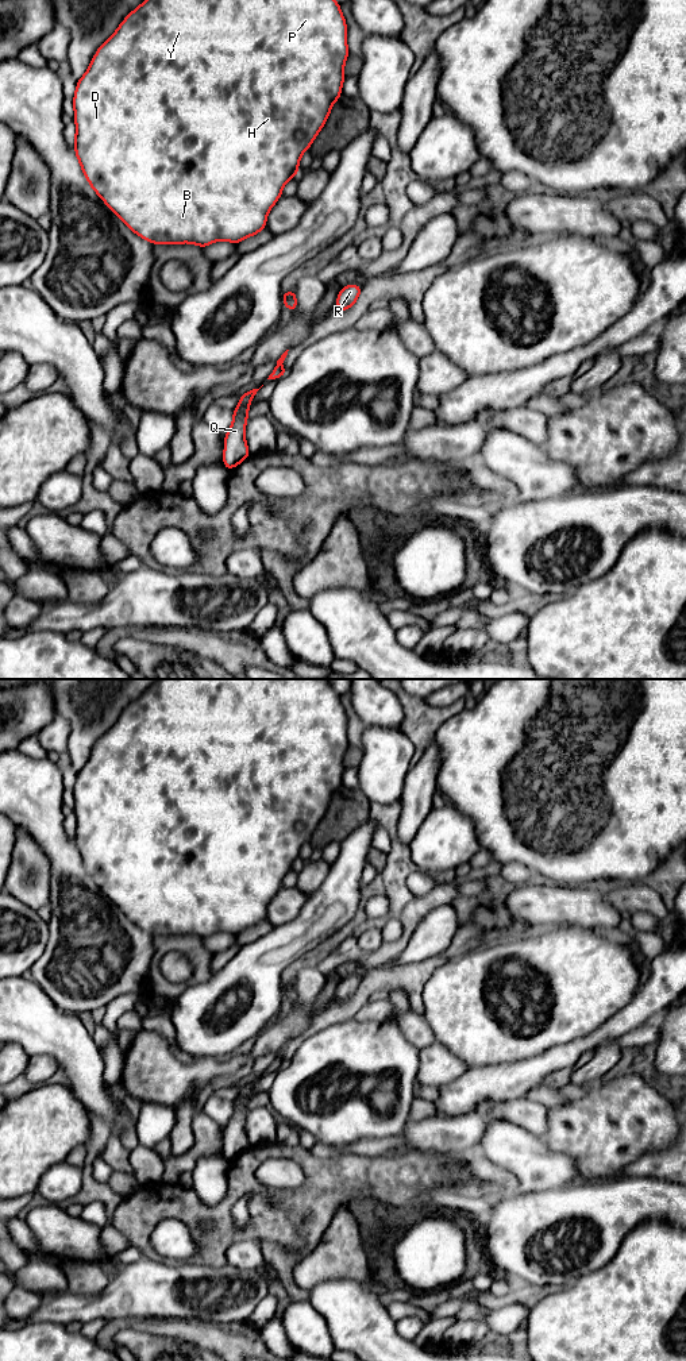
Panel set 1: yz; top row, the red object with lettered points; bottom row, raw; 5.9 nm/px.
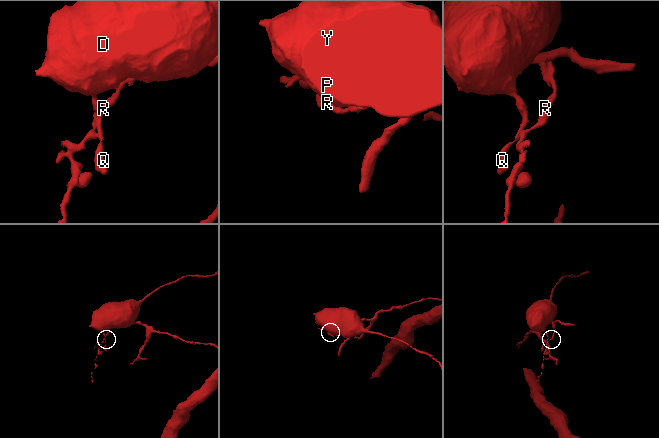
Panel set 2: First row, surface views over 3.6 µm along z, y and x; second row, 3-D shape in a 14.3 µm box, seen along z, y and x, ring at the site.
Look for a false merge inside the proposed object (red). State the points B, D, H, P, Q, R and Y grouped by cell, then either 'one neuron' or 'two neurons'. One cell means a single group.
B D H P Q Y / R; two neurons

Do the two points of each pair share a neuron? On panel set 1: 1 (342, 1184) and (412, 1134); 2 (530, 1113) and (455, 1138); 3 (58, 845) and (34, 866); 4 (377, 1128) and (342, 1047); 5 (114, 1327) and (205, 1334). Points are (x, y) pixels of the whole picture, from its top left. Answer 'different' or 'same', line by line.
1: different
2: same
3: different
4: same
5: same

